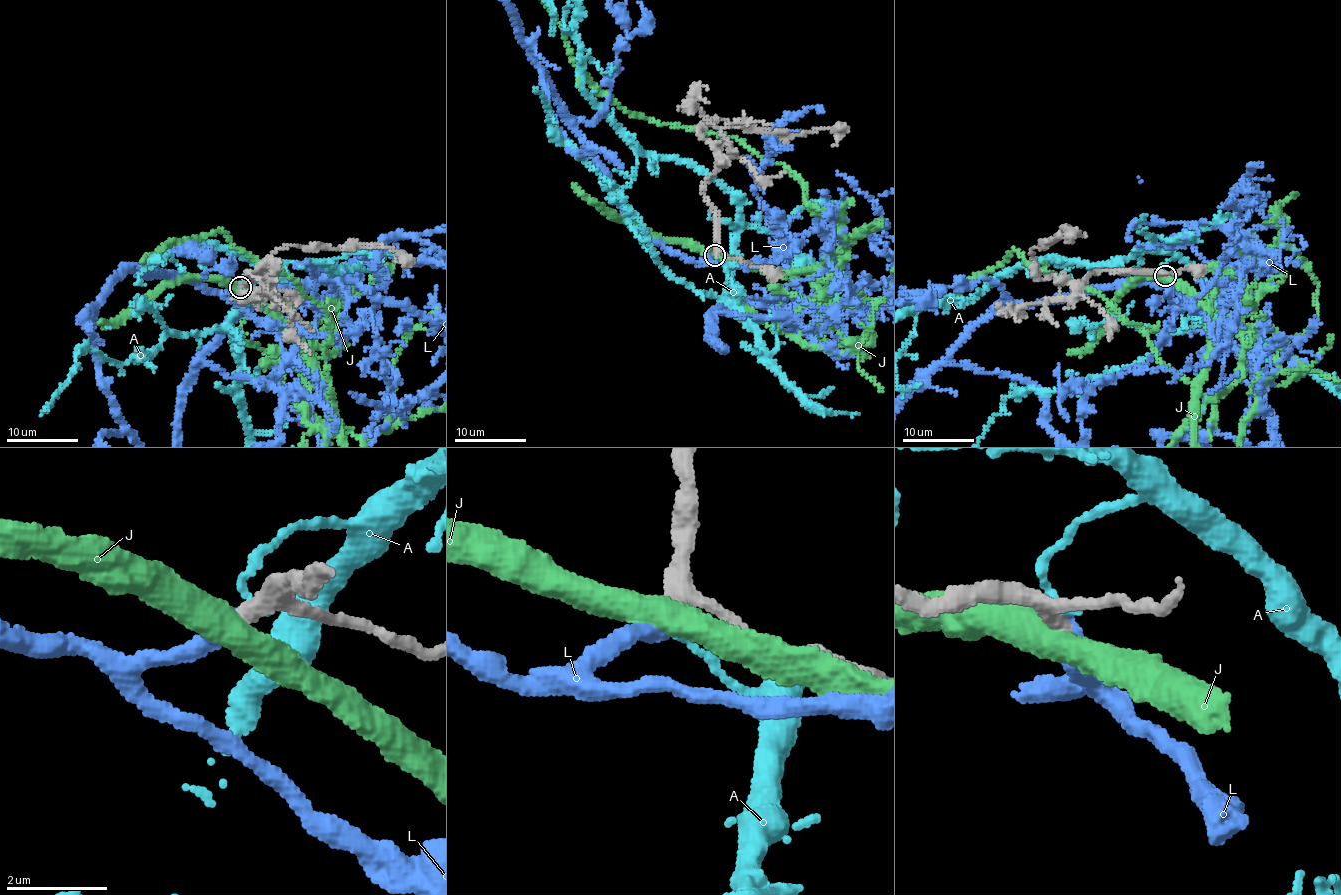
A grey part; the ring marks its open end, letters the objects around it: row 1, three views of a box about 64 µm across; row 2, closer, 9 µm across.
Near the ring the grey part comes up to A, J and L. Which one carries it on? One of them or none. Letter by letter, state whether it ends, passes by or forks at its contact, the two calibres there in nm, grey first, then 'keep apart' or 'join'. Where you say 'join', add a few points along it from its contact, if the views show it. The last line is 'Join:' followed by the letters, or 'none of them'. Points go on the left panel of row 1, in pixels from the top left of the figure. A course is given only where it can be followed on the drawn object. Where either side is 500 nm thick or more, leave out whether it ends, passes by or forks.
A: it ends | 320/170 nm | keep apart
J: 280/500 nm | keep apart
L: it ends | 280/360 nm | join
Join: L

